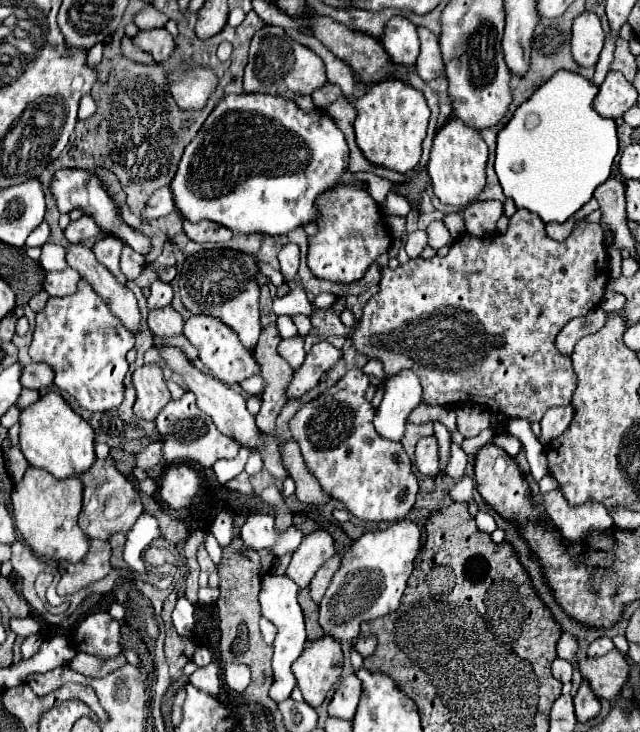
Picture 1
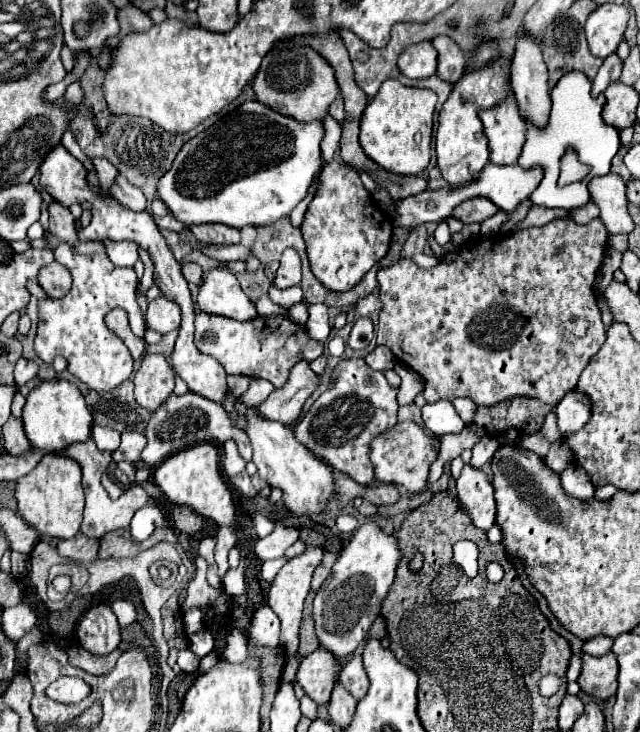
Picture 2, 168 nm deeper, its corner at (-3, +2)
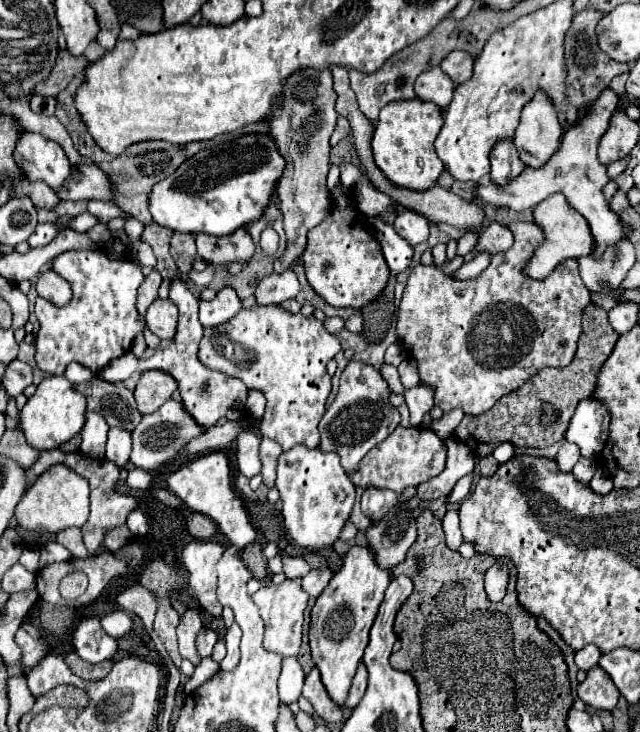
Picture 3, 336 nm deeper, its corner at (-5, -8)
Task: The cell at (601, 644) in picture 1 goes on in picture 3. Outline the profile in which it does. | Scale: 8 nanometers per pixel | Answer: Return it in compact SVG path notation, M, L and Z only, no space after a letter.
M587 645L575 653L575 665L583 671L589 671L599 663L599 657L601 657L601 651L595 645Z

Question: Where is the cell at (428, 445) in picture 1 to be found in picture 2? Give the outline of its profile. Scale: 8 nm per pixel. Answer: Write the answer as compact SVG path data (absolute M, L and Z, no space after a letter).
M405 419L397 421L393 429L379 433L373 439L369 449L369 459L373 463L375 481L401 485L411 493L419 493L427 485L429 467L437 459L437 453L439 453L439 441L433 435L429 435L425 429L421 429L413 419Z

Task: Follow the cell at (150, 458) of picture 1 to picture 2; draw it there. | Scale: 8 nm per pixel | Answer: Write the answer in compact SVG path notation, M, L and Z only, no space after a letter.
M125 431L121 433L121 445L111 453L113 461L129 461L129 463L137 463L139 461L139 453L145 447L145 435L139 431Z

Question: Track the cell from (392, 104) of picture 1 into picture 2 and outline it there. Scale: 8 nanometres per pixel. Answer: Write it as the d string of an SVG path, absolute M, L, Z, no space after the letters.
M385 81L361 117L361 147L383 169L397 175L419 175L431 161L433 111L437 95L429 89L405 87L399 81Z

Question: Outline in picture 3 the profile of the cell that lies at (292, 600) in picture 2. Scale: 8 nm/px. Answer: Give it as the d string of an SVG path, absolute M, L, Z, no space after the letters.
M301 577L285 579L281 585L265 585L253 595L253 603L259 607L261 617L265 621L265 649L279 653L283 657L297 657L301 649L301 629L303 629L303 613L307 607L309 595L301 587Z

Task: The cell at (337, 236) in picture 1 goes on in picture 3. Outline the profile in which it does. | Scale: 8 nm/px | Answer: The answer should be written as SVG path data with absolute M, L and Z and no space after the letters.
M337 183L331 195L333 207L327 219L323 219L323 223L309 231L309 241L301 259L307 271L309 285L317 295L321 295L333 307L361 309L383 291L391 271L385 263L381 243L375 237L373 225L367 225L365 217L359 213L351 197L353 191L343 183Z

